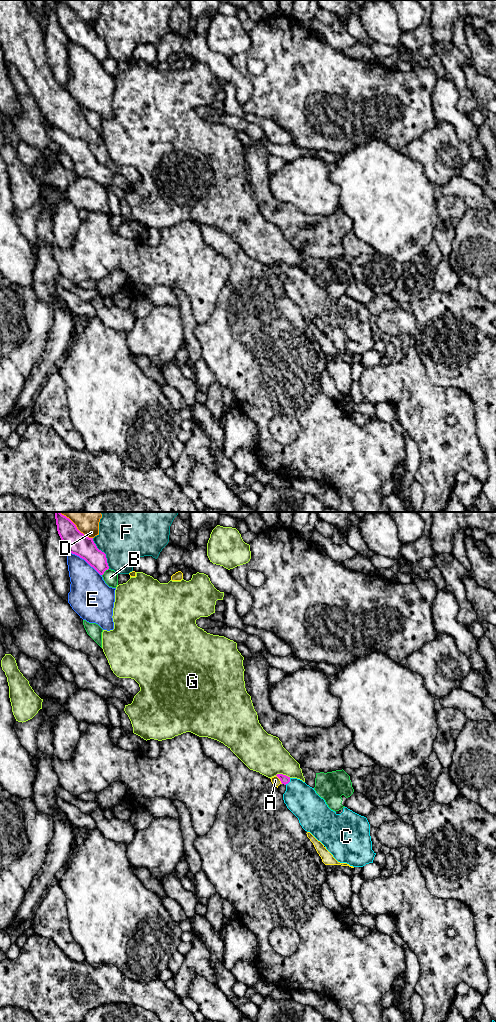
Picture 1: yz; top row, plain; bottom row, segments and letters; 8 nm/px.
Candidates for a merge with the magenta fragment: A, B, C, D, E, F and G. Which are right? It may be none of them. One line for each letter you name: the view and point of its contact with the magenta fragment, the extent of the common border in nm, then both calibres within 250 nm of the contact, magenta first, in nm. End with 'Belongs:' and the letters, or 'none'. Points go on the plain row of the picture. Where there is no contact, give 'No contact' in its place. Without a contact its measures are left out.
C: Touches magenta at yz (288, 270). Shared border 70 nm. Thickness 70 nm (magenta) against 260 nm
Belongs: C

